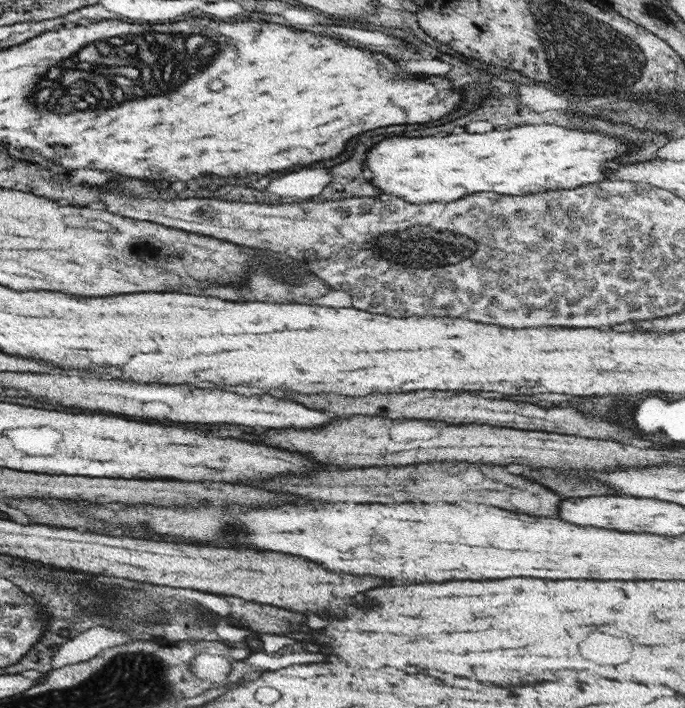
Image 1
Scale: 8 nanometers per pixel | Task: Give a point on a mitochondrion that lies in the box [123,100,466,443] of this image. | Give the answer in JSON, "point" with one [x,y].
{"point":[414,243]}

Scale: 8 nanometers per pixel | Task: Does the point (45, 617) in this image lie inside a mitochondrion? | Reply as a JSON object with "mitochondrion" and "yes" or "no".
{"mitochondrion":"no"}

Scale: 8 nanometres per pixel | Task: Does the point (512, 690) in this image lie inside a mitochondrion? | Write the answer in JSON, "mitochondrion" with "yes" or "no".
{"mitochondrion":"no"}

